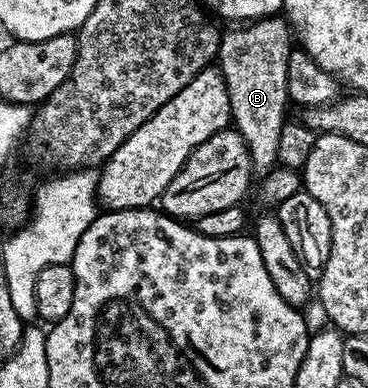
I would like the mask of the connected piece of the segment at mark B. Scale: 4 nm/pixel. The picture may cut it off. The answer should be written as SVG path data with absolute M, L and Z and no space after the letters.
M269 17L243 22L230 27L231 31L223 30L218 40L216 66L222 73L222 80L228 89L230 117L233 130L240 133L244 145L250 154L250 165L255 172L265 173L275 167L278 160L280 129L287 122L288 108L288 57L292 50L292 28L285 18Z

